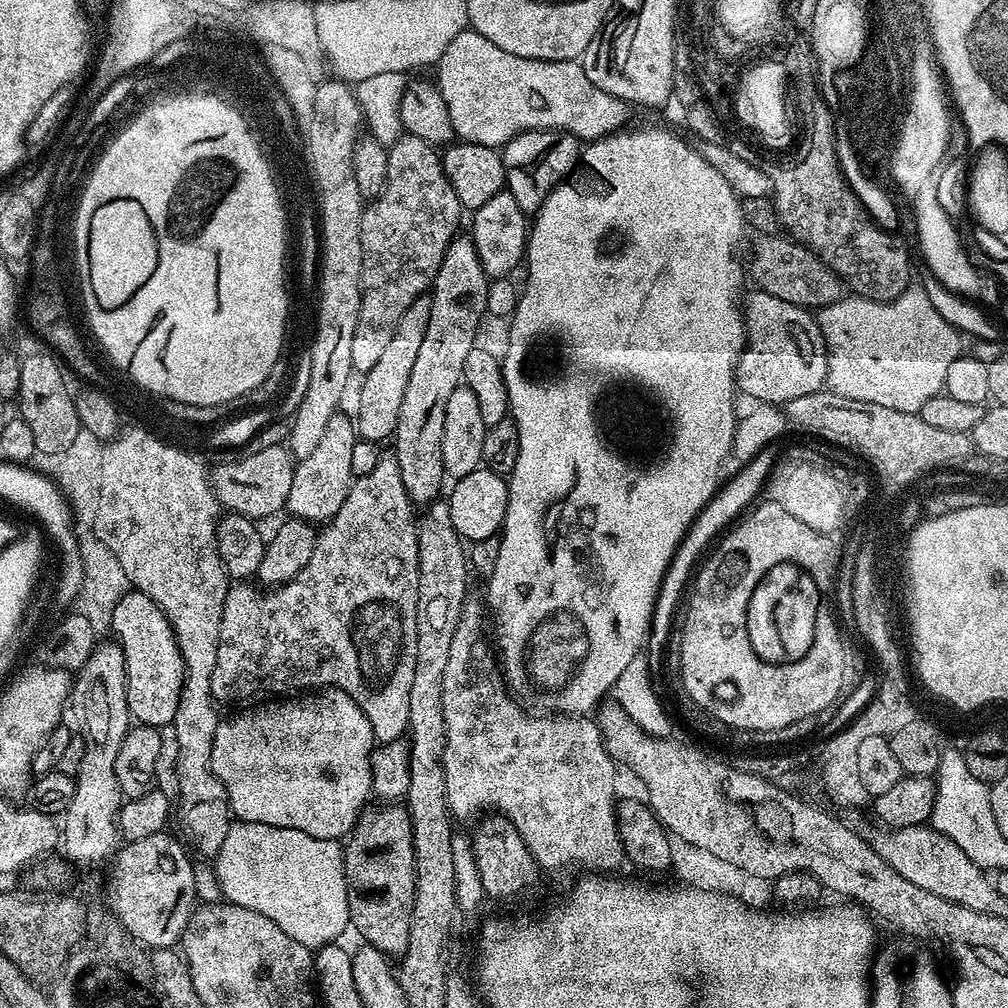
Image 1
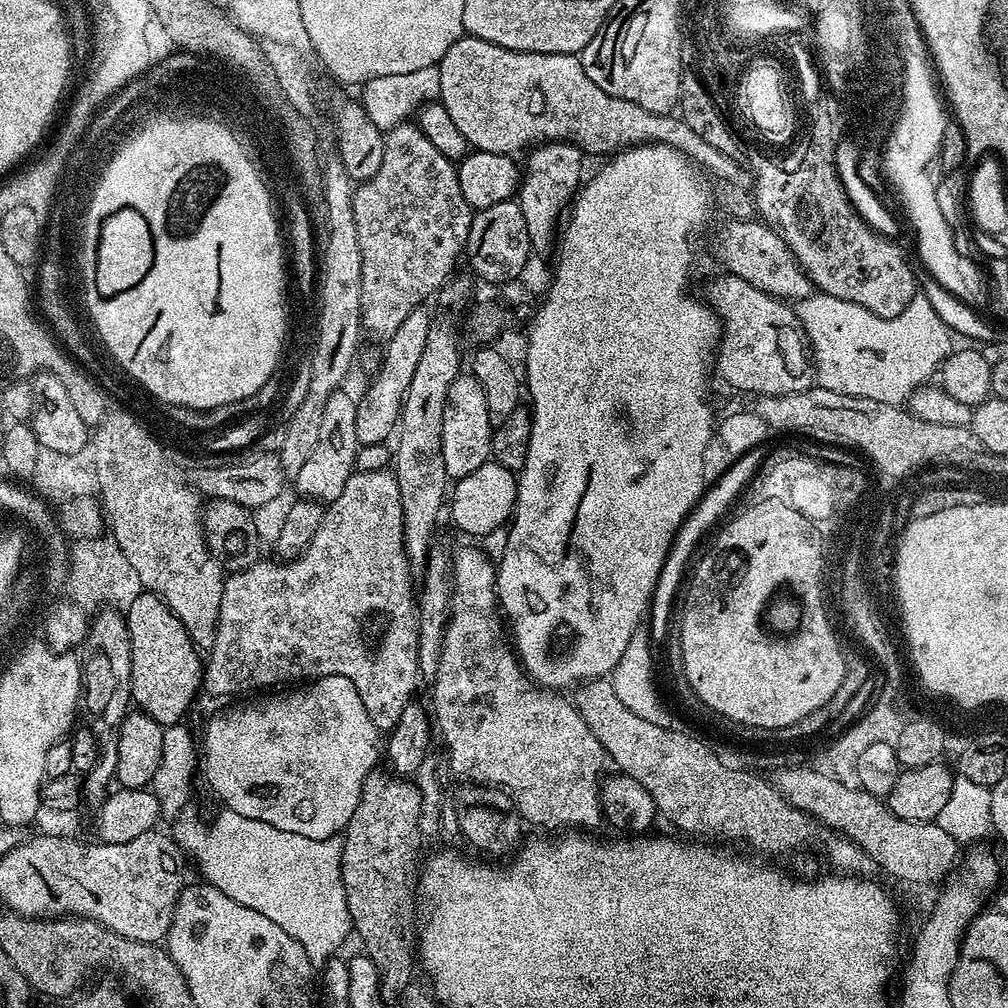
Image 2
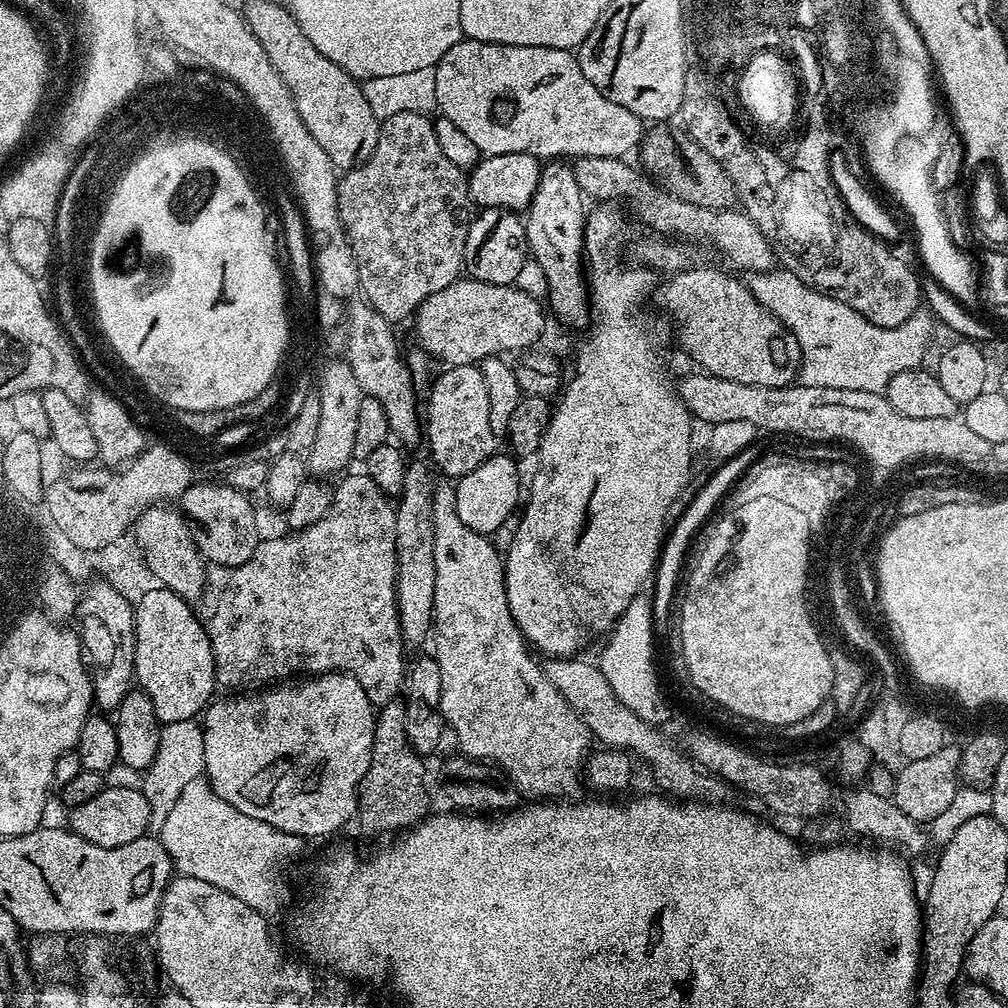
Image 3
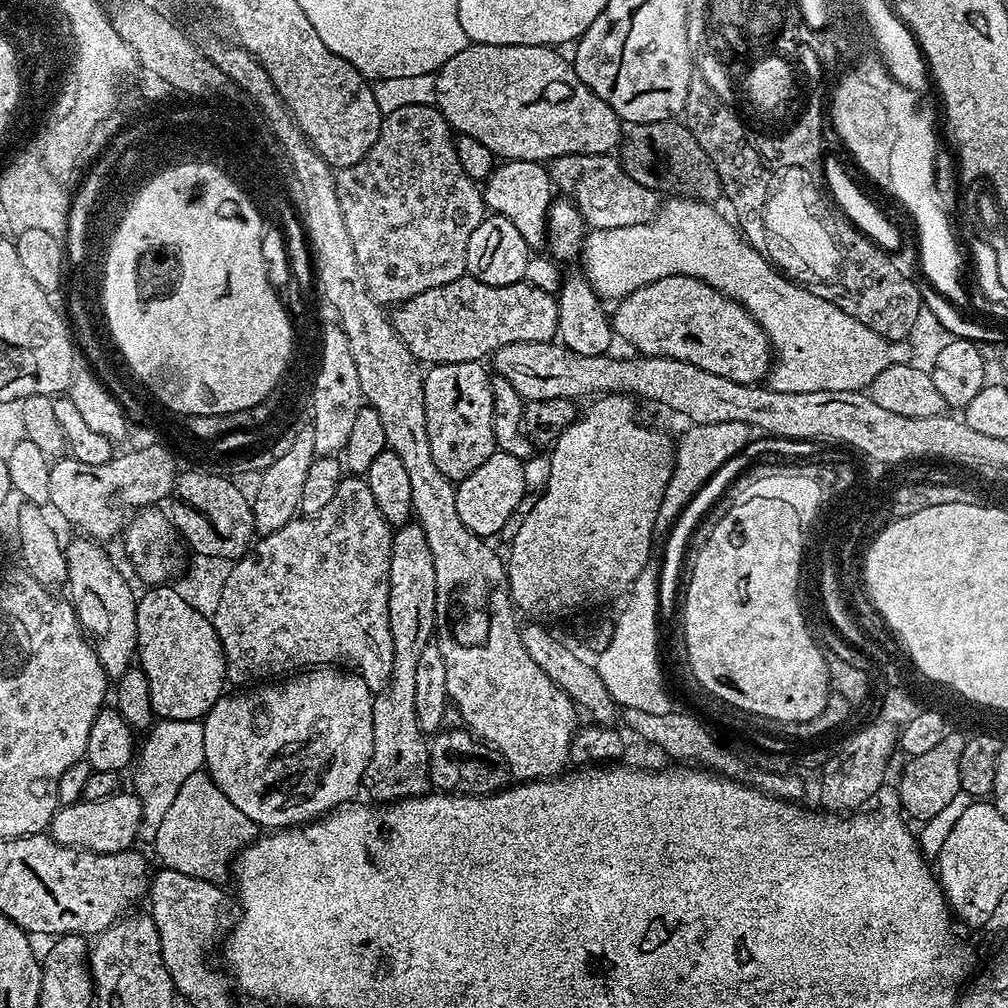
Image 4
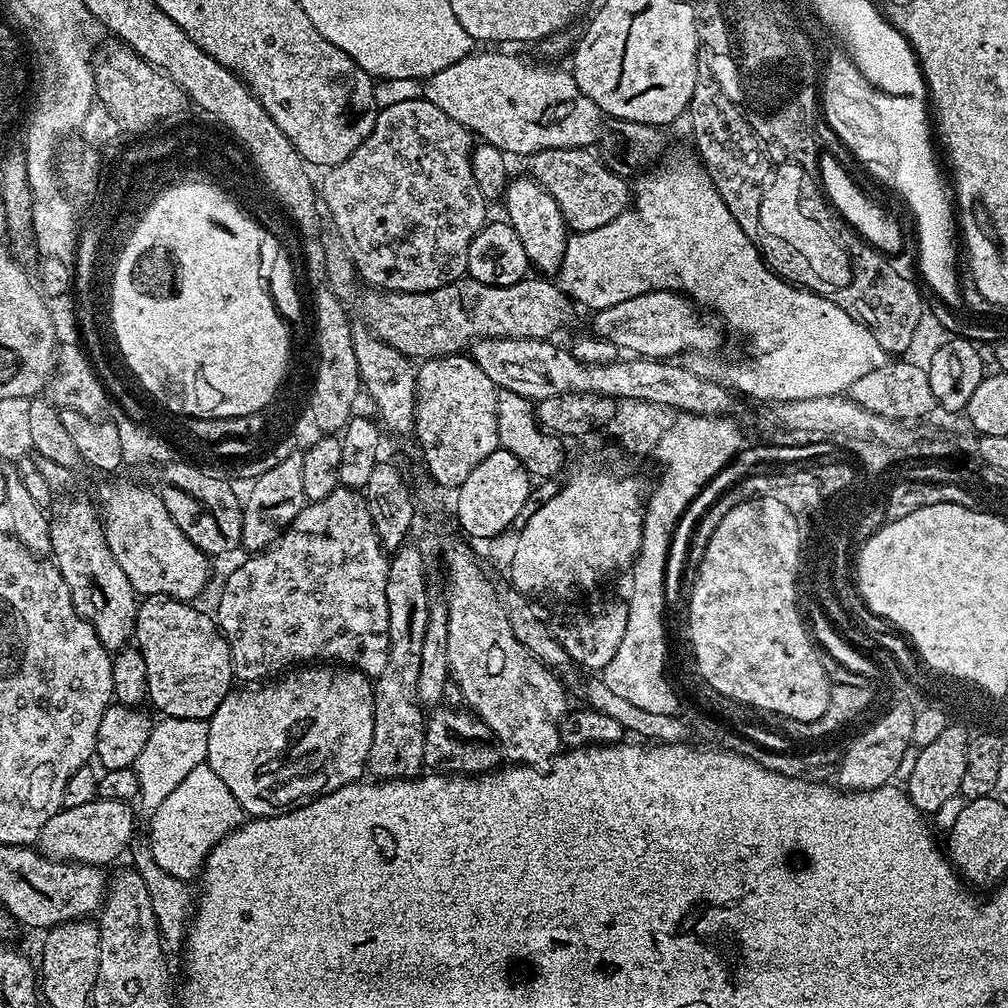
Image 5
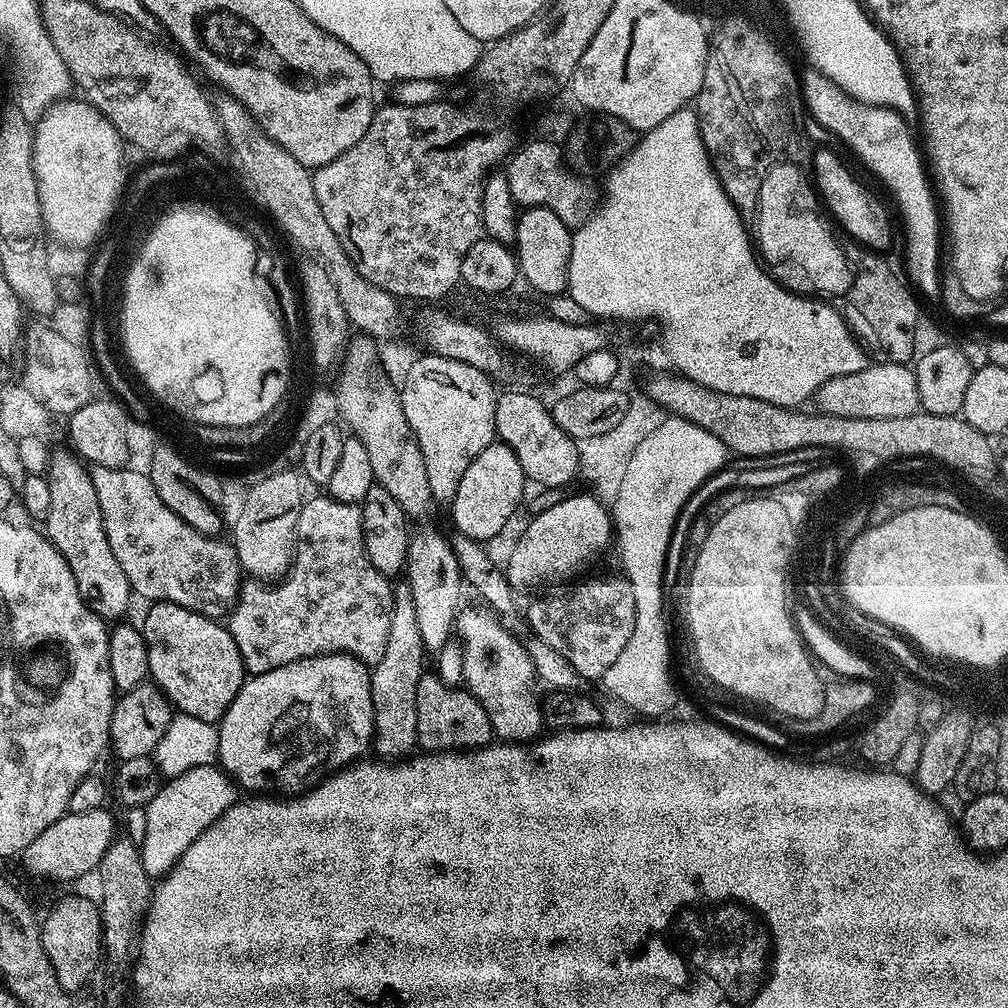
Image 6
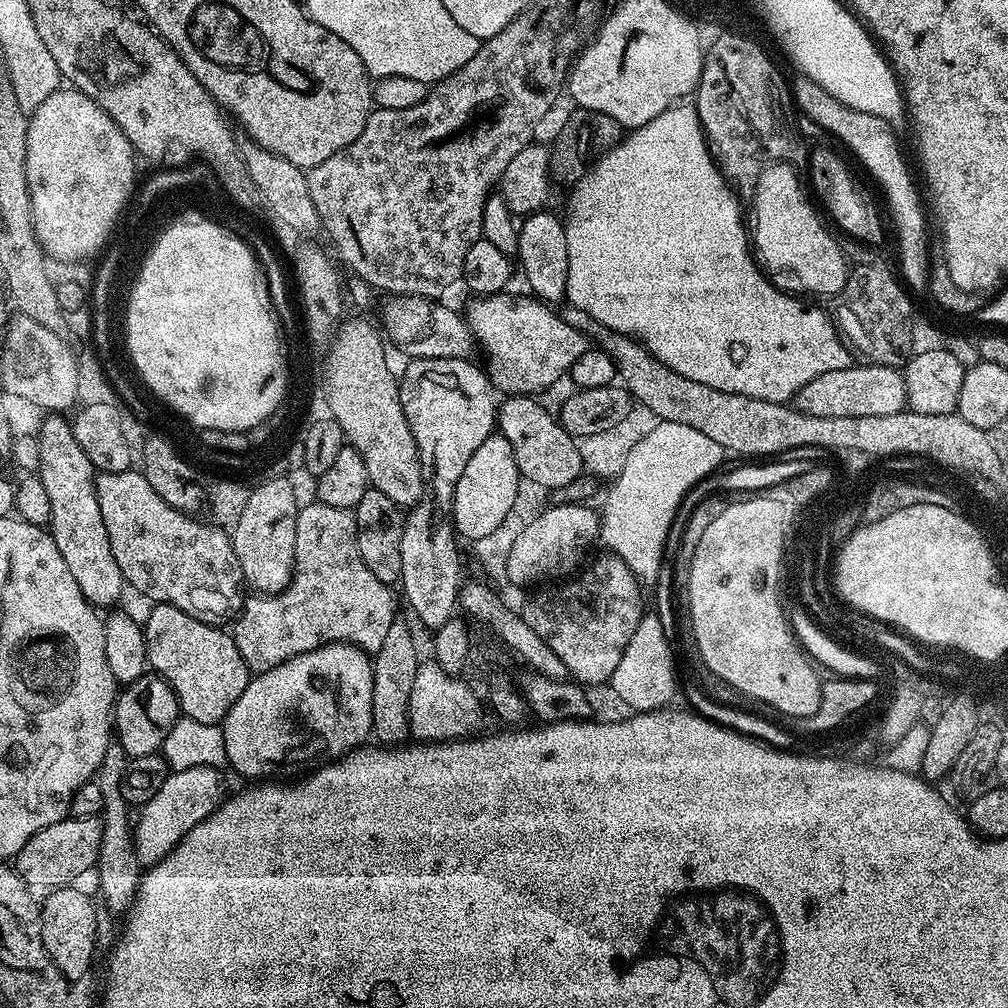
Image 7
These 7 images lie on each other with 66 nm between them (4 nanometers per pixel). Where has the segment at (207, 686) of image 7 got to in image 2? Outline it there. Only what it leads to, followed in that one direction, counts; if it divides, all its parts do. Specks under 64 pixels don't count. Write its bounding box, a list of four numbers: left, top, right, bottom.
[126,591,205,726]

